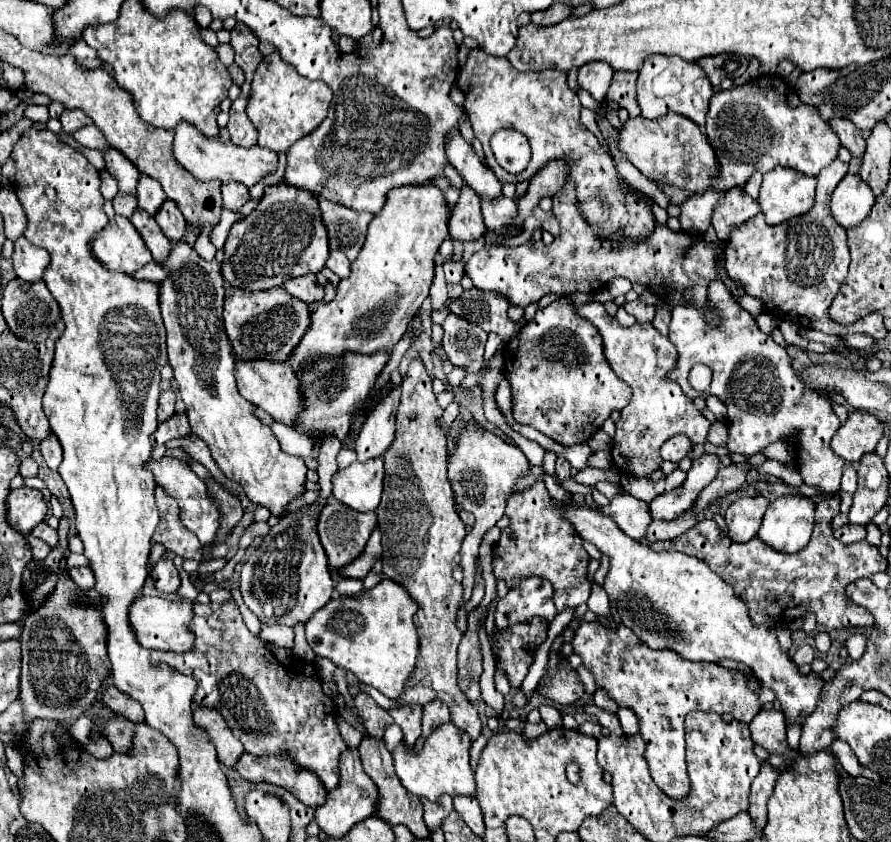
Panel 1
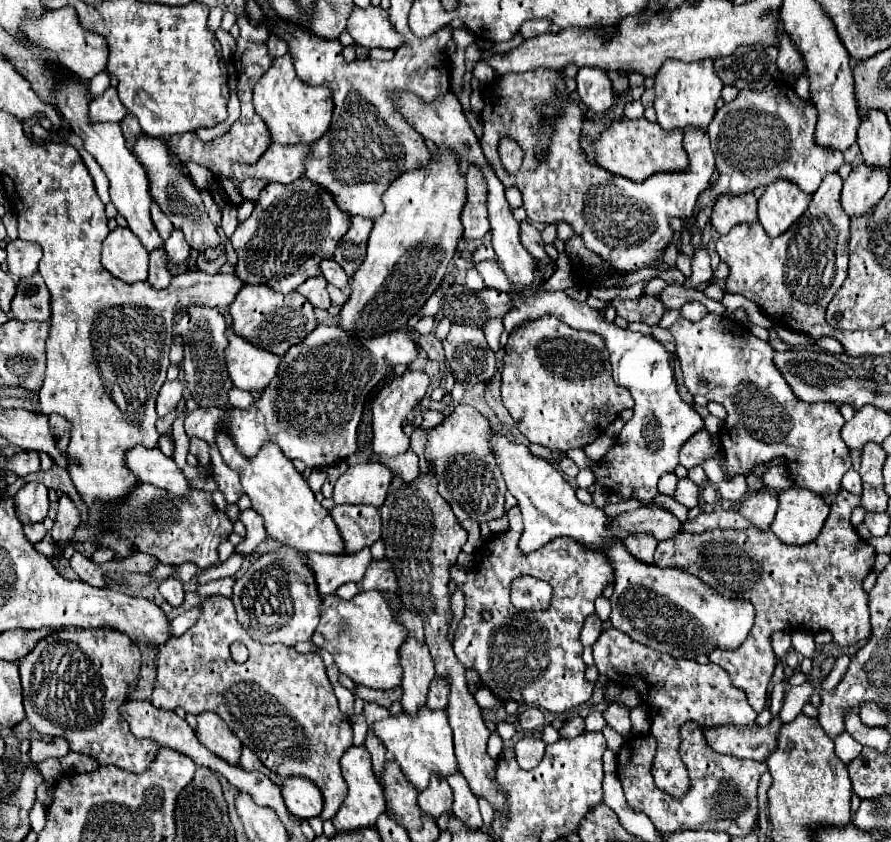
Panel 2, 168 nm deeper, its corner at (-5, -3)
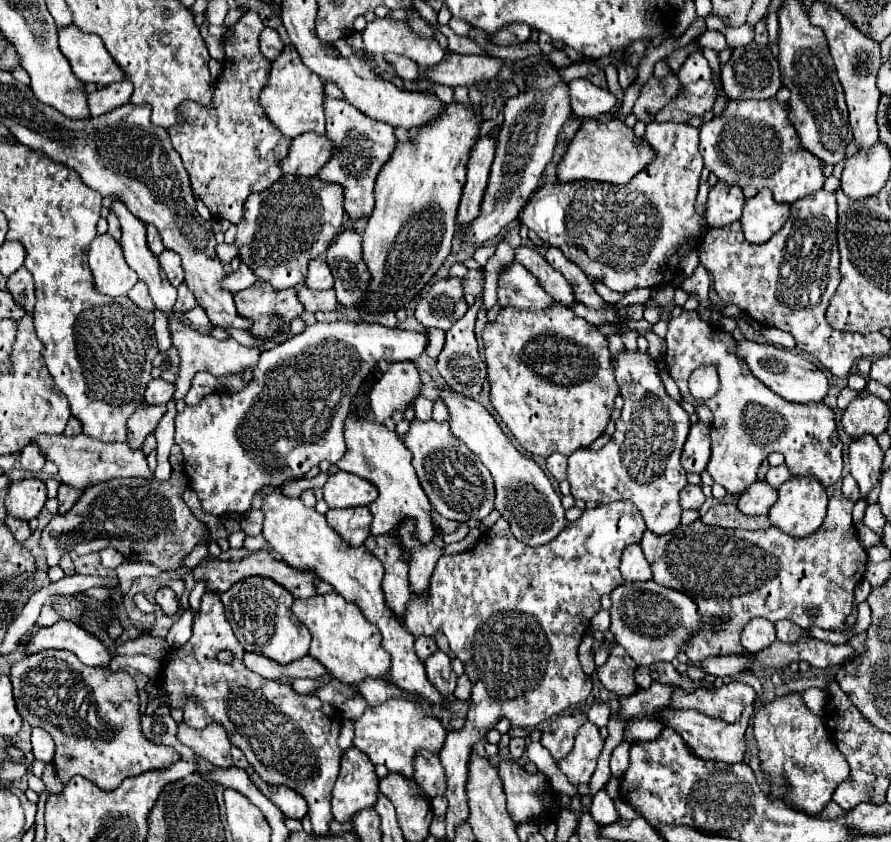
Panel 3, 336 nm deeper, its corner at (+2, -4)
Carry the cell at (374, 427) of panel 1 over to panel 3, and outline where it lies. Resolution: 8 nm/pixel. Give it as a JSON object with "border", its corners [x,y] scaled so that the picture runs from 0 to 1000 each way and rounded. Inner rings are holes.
{"border":[[[462,429],[440,431],[415,467],[415,483],[422,493],[422,502],[429,505],[442,488],[456,488],[471,469],[471,462],[471,441]]]}

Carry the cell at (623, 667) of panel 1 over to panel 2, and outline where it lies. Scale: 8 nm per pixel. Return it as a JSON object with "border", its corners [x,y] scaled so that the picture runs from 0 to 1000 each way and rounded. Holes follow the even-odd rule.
{"border":[[[690,746],[675,751],[672,760],[666,765],[666,779],[672,800],[681,803],[684,808],[692,808],[699,815],[713,817],[719,831],[726,836],[731,846],[731,872],[740,881],[733,907],[733,924],[735,931],[753,945],[769,945],[773,938],[771,912],[762,900],[764,860],[778,855],[787,862],[843,862],[850,853],[850,846],[841,838],[836,822],[825,817],[816,798],[802,789],[787,791],[778,784],[758,784],[755,779],[731,774],[731,770],[713,765],[713,760]]]}

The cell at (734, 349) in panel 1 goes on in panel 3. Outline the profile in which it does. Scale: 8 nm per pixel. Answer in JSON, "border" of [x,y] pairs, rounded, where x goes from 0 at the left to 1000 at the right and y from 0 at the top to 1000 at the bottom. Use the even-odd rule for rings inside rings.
{"border":[[[765,369],[763,376],[752,379],[747,407],[750,407],[747,431],[752,438],[752,448],[759,452],[765,471],[779,481],[792,481],[801,490],[801,500],[799,500],[799,510],[797,510],[799,512],[797,514],[799,517],[799,540],[797,540],[792,559],[799,564],[799,569],[806,576],[815,578],[815,583],[819,588],[831,588],[837,578],[842,578],[848,571],[848,559],[851,559],[853,550],[869,536],[873,536],[882,543],[882,555],[887,557],[889,567],[902,567],[902,564],[916,567],[923,574],[923,578],[927,578],[927,581],[938,576],[938,571],[943,571],[943,567],[945,567],[945,524],[941,521],[936,490],[929,481],[925,481],[925,479],[893,481],[893,479],[875,474],[871,467],[866,467],[866,462],[862,462],[853,450],[848,450],[844,445],[844,441],[840,438],[840,433],[835,431],[835,426],[828,424],[826,403],[817,393],[799,388],[792,381],[788,381],[781,369]],[[788,433],[801,433],[806,441],[806,448],[808,448],[808,464],[795,476],[779,474],[772,462],[772,448],[777,445],[779,438],[783,438]]]}

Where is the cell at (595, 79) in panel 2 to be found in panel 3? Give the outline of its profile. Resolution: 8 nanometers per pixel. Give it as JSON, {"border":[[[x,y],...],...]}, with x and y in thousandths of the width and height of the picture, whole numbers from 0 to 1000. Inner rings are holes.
{"border":[[[655,91],[640,96],[637,103],[642,132],[649,139],[669,139],[673,134],[682,134],[694,120],[682,106],[673,106]]]}

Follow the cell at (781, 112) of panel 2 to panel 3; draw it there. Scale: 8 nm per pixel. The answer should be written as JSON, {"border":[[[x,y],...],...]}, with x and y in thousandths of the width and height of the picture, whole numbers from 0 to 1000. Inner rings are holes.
{"border":[[[871,115],[857,120],[817,120],[813,134],[801,139],[799,144],[786,151],[786,182],[790,186],[790,196],[801,205],[808,215],[828,222],[848,222],[848,224],[864,224],[869,236],[875,241],[891,241],[905,232],[916,229],[925,215],[925,191],[916,184],[907,182],[896,165],[896,158],[887,144],[887,125],[875,122]]]}

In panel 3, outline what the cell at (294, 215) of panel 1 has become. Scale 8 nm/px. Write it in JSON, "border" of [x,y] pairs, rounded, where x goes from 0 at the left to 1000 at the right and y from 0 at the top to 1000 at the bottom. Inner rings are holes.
{"border":[[[314,210],[303,224],[285,229],[274,243],[272,262],[263,291],[267,293],[272,312],[294,334],[303,334],[308,343],[325,343],[339,338],[346,327],[346,312],[361,300],[379,281],[386,265],[386,227],[377,217],[364,217],[357,210]],[[355,246],[357,260],[343,270],[332,255]]]}

